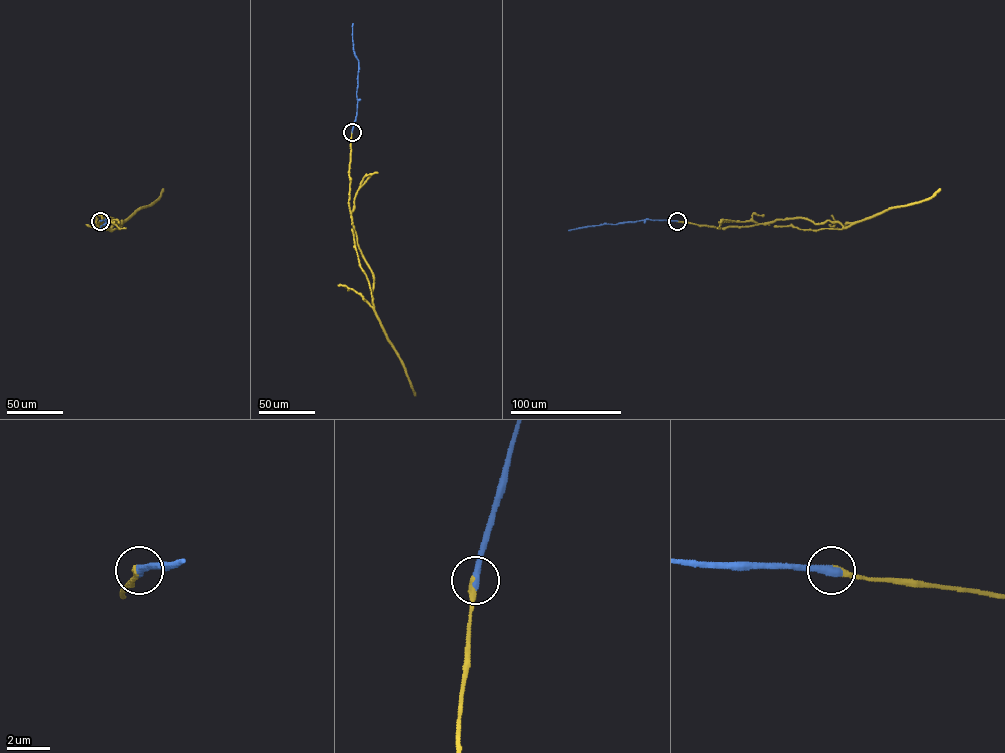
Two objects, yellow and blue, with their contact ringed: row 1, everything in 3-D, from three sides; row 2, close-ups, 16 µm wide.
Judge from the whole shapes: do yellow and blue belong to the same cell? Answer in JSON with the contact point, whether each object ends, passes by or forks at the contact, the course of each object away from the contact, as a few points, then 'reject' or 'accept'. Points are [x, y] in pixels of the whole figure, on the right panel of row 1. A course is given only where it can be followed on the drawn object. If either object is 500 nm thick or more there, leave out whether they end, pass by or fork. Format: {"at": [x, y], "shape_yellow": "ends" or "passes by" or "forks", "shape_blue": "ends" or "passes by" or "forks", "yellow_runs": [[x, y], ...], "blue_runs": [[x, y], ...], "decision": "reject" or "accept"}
{"at": [677, 221], "shape_yellow": "ends", "shape_blue": "ends", "yellow_runs": [[676, 221], [723, 228], [805, 218], [815, 223], [839, 222], [847, 227], [890, 208], [931, 198], [940, 189]], "blue_runs": [[676, 221], [645, 219], [568, 230]], "decision": "accept"}

